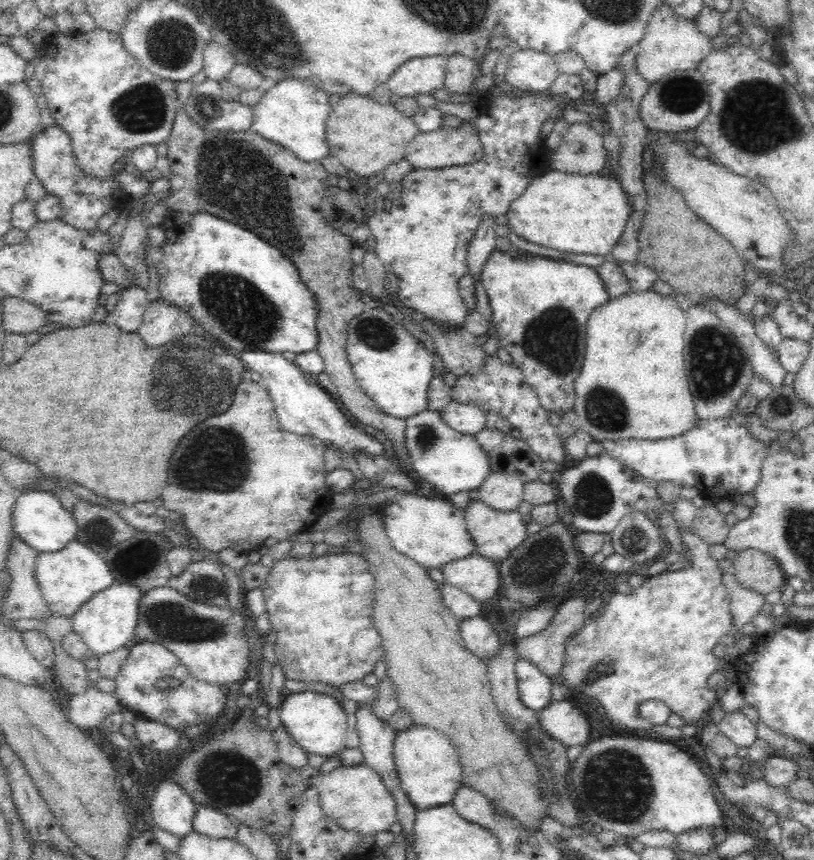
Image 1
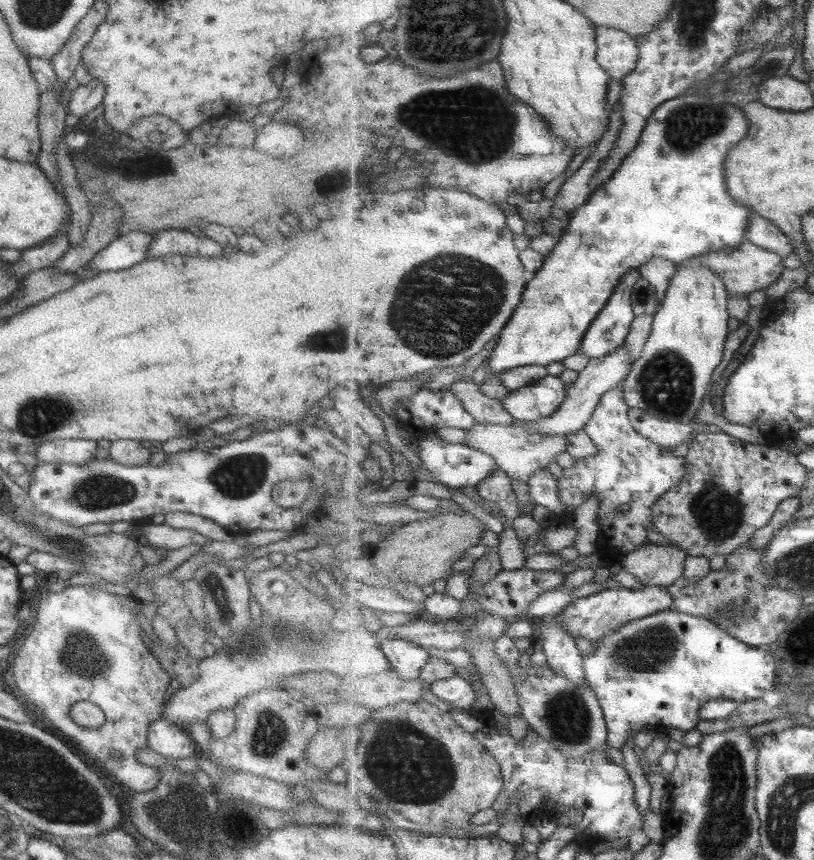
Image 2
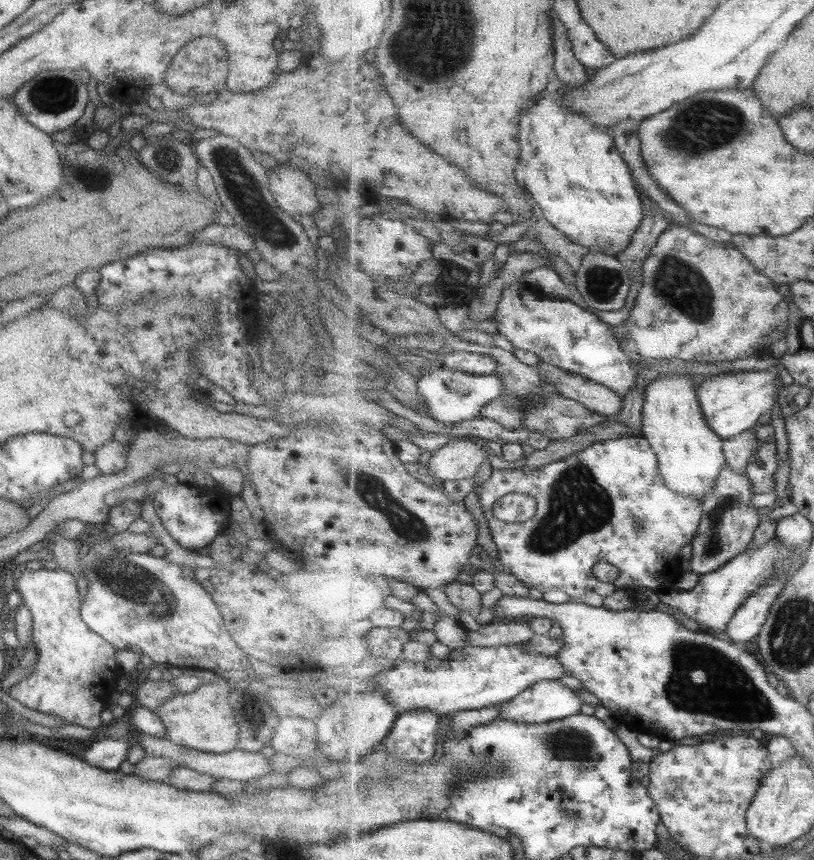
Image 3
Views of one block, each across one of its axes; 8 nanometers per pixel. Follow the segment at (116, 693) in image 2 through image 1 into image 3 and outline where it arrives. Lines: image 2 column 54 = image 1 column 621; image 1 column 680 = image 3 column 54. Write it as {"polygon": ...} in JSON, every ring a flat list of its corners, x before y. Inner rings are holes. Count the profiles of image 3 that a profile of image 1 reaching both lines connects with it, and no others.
{"polygon":[[19,569,15,589,32,617,31,642,36,661,32,672,7,693,24,707,58,716,67,725,97,728,101,722,99,712,109,702,110,695,118,692,116,681,125,672,115,662,116,648,83,624,75,577,59,569]]}

